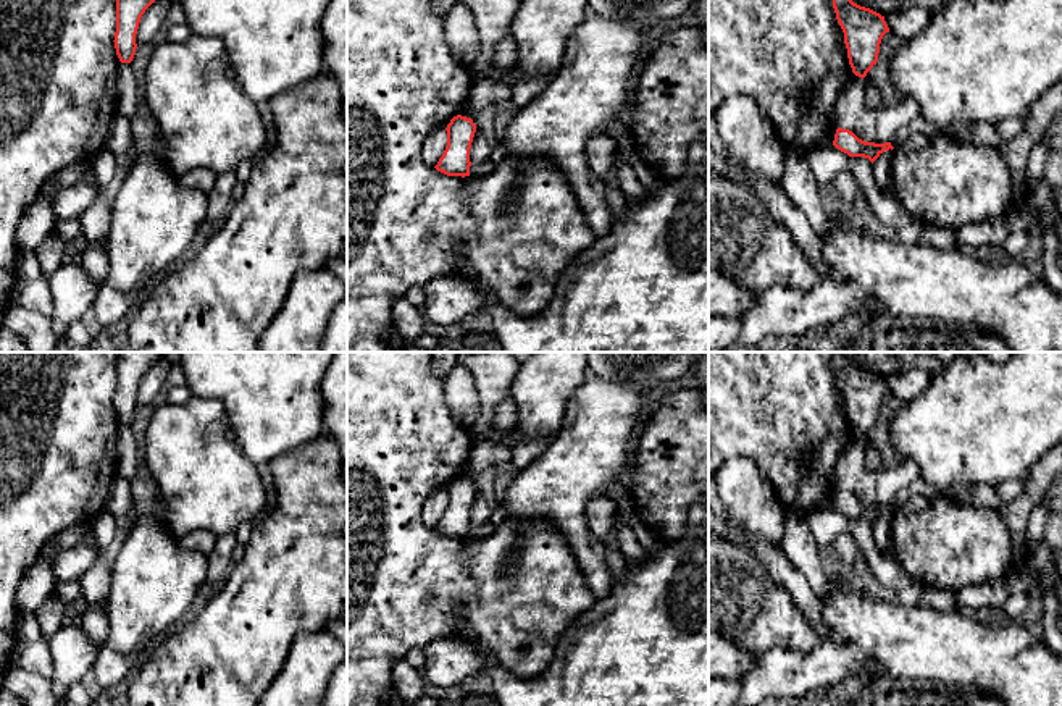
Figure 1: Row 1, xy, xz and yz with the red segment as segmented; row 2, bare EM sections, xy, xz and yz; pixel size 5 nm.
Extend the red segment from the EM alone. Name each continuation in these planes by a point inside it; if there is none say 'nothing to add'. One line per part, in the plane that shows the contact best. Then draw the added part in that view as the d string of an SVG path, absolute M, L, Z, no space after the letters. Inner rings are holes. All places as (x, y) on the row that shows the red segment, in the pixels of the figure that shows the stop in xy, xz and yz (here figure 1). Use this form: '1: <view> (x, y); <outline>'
nothing to add

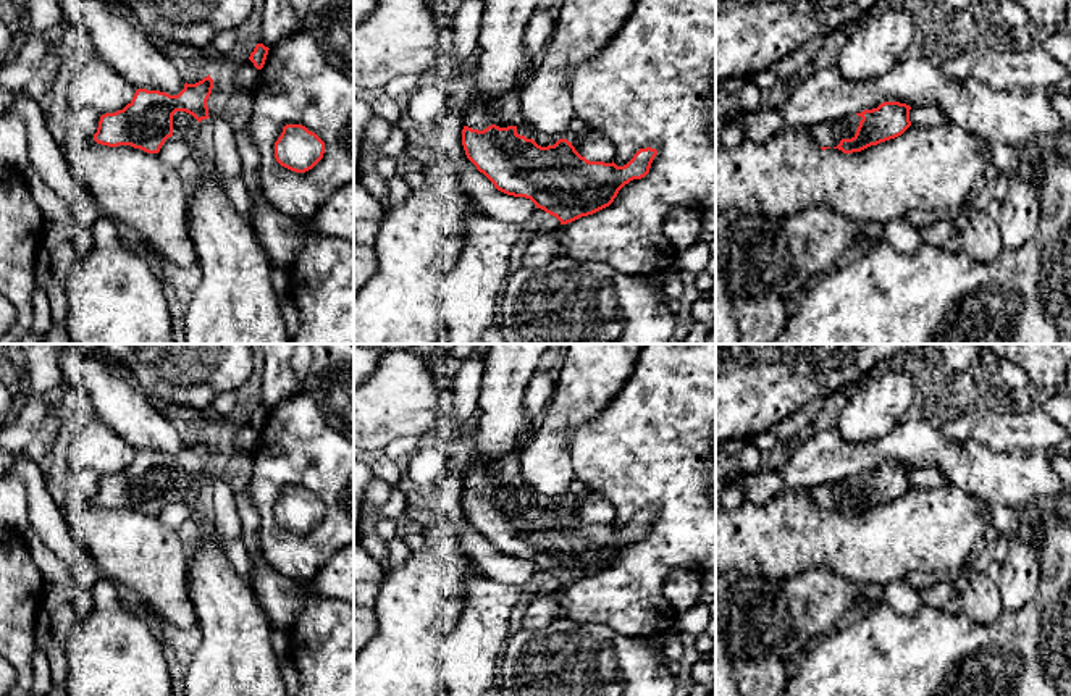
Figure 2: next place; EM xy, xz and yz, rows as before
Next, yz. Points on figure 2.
1: yz (827, 134); M848 115L838 119L832 119L822 124L816 124L809 129L813 140L819 147L837 147L842 139L851 139L856 134L859 121L858 115Z

